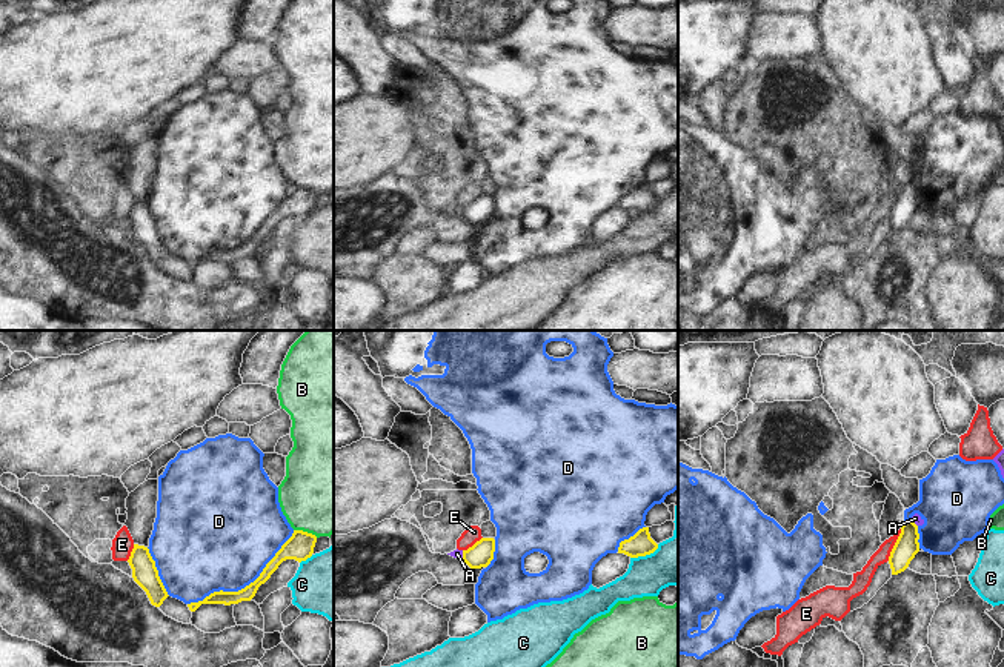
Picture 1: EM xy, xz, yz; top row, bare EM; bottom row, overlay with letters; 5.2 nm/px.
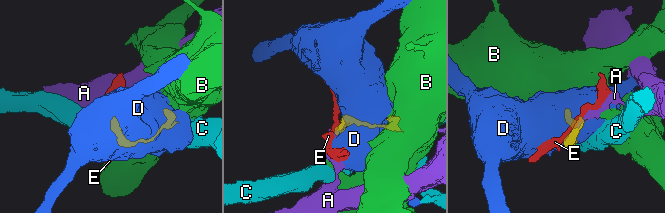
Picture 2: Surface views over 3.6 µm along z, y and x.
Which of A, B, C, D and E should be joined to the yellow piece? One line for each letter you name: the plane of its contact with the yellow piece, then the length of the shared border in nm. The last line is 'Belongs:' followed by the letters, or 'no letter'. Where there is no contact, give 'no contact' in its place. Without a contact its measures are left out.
Belongs: no letter

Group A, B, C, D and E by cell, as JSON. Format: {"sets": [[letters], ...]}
{"sets": [["A"], ["B"], ["C"], ["D"], ["E"]]}

